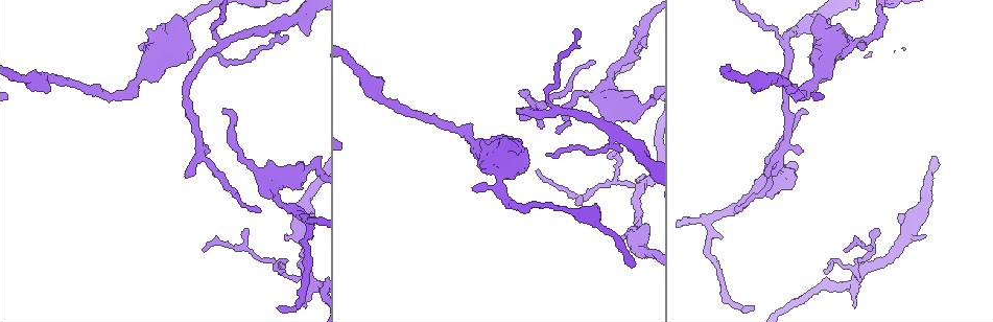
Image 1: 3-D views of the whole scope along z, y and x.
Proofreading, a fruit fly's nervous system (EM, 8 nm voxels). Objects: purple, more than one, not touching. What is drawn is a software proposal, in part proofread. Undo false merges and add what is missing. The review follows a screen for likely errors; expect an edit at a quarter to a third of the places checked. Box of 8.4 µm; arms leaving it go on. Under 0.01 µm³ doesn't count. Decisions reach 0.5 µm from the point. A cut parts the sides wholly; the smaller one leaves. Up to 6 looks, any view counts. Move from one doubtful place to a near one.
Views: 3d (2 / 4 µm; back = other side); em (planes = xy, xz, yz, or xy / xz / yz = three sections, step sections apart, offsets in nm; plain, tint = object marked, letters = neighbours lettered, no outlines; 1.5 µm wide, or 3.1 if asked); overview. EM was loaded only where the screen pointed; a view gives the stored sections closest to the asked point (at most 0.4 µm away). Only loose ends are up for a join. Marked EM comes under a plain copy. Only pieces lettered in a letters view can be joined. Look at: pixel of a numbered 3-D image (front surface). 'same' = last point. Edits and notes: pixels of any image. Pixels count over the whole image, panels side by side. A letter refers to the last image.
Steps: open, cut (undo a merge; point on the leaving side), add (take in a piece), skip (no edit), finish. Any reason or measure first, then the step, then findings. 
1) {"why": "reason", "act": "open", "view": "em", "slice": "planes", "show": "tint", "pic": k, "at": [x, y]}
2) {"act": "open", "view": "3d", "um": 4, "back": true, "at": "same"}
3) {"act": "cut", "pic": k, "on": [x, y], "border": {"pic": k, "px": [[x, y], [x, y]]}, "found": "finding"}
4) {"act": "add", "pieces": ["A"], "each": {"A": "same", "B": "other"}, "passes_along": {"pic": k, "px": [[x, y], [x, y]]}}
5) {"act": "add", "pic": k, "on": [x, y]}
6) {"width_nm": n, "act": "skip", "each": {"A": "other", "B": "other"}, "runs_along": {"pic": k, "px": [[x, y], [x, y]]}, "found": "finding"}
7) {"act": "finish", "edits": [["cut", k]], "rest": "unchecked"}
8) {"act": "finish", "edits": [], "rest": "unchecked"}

{"act": "open", "view": "3d", "um": 2, "pic": 1, "at": [207, 149]}

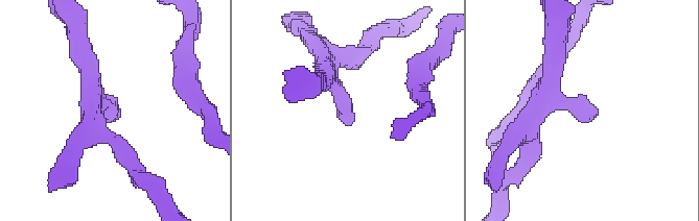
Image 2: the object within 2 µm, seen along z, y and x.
{"act": "open", "view": "em", "slice": "planes", "show": "letters", "pic": 2, "at": [350, 125]}

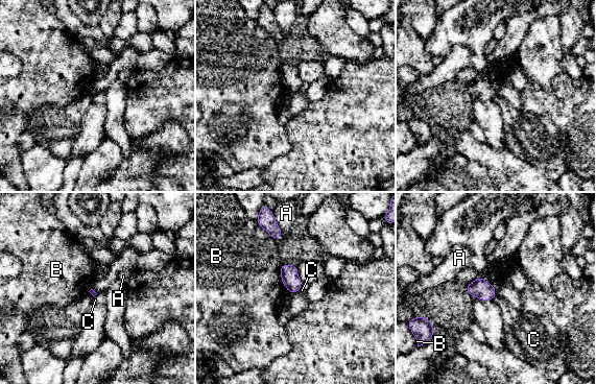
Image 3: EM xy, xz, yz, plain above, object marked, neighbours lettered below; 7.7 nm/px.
{"act": "skip", "each": {"A": "other", "B": "other", "C": "other"}, "border": {"pic": 3, "px": [[496, 294], [492, 300]]}, "found": "no lettered piece goes on from it"}

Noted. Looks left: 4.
{"why": "two arms in line, one across", "act": "open", "view": "em", "slice": "planes", "show": "letters", "pic": 1, "at": [558, 110]}

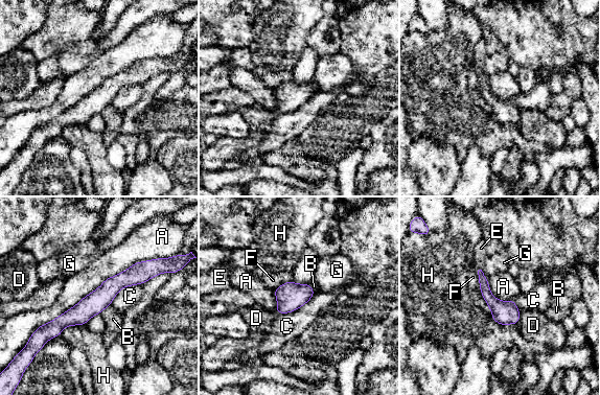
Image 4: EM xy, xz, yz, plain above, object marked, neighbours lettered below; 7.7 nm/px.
{"act": "skip", "each": {"A": "other", "B": "other", "C": "other", "D": "other", "E": "other", "F": "other", "G": "other", "H": "other"}, "border": {"pic": 4, "px": [[159, 257], [108, 277], [33, 330]]}, "found": "all the same cell"}

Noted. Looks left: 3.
{"why": "branch stops here", "act": "open", "view": "em", "slice": "xy", "step": 8, "show": "tint", "pic": 1, "at": [922, 236]}

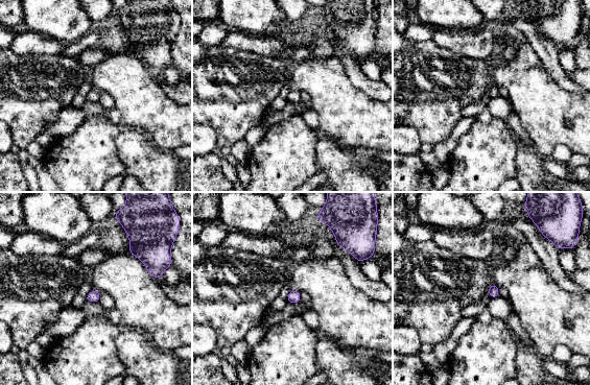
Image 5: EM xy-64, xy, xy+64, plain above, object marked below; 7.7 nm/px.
{"why": "another direction", "act": "open", "view": "em", "slice": "planes", "show": "letters", "at": "same"}

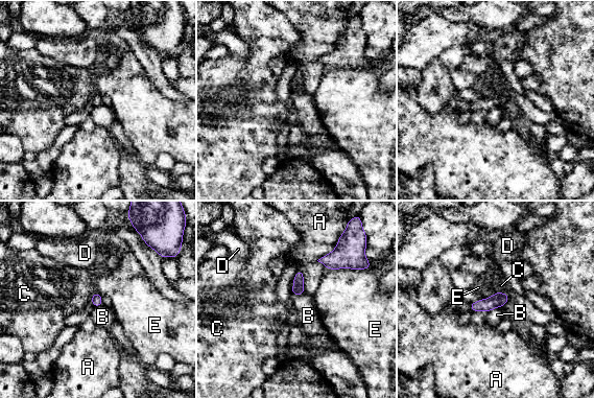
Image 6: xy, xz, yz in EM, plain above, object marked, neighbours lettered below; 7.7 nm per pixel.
{"act": "skip", "each": {"A": "other", "B": "other", "C": "other", "D": "other", "E": "other"}, "border": {"pic": 6, "px": [[498, 290], [509, 296]]}, "found": "no lettered piece goes on from it"}

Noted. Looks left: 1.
{"act": "finish", "edits": [], "rest": "unchecked"}

